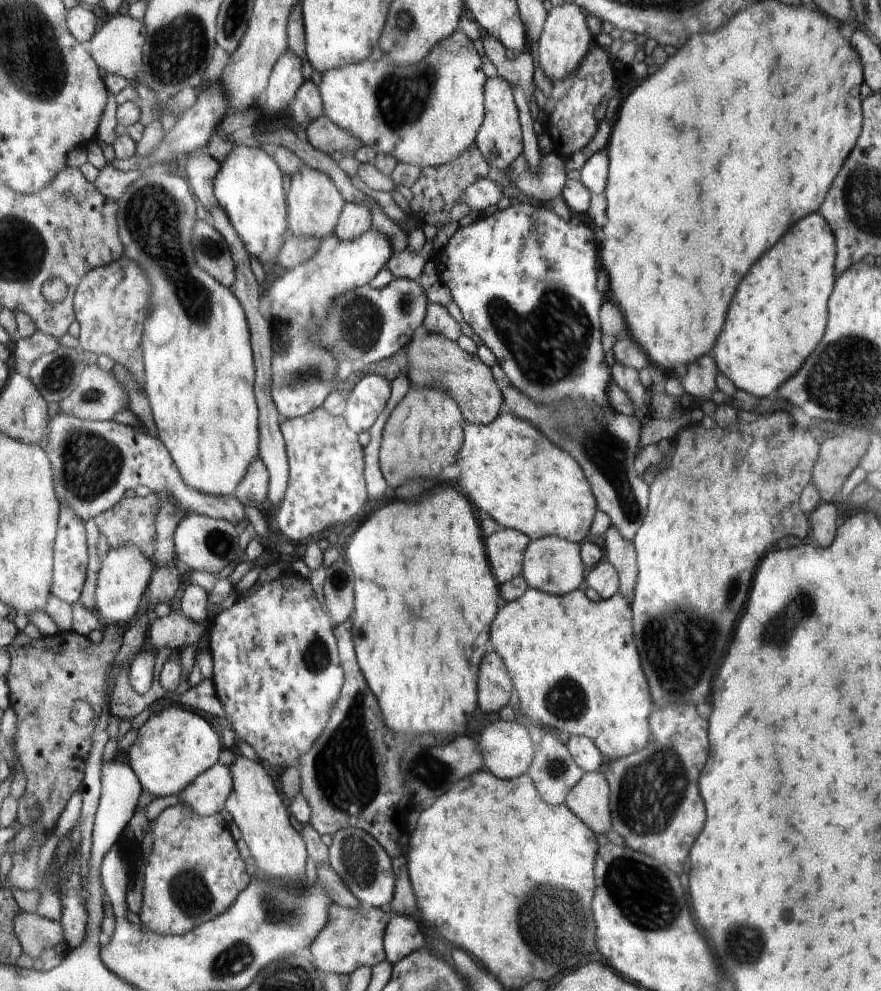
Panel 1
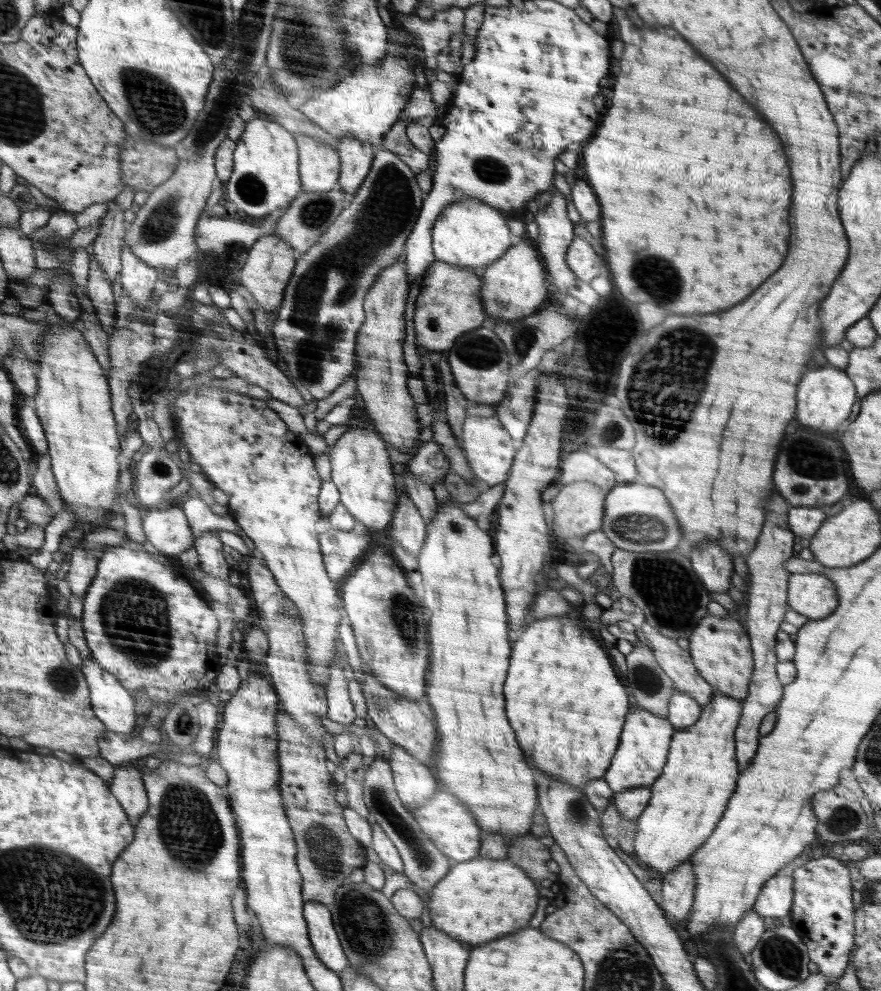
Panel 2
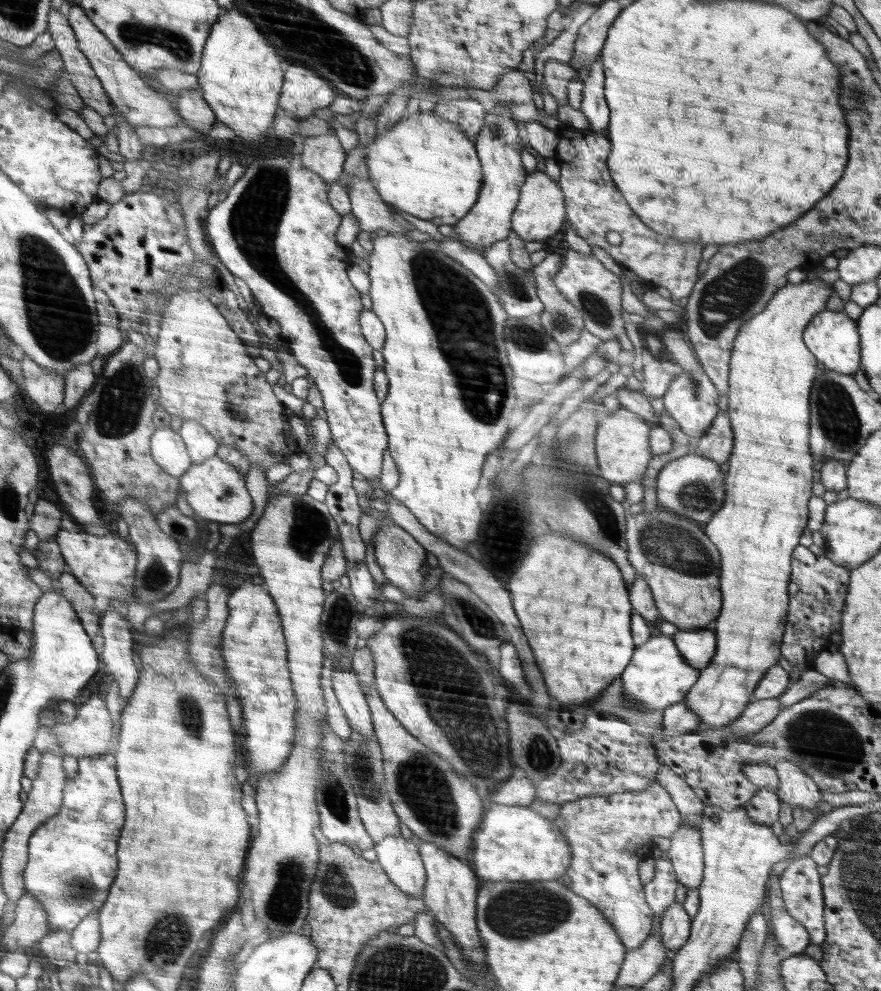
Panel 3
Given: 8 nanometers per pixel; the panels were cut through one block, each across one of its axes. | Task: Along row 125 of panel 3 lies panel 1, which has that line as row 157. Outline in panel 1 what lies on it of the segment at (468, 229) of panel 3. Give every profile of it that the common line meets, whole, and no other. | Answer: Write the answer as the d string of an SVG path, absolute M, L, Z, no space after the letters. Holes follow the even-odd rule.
M496 75L486 84L486 118L476 137L475 145L490 168L508 168L516 156L522 154L522 135L518 122L519 107L516 106L514 86L507 79Z

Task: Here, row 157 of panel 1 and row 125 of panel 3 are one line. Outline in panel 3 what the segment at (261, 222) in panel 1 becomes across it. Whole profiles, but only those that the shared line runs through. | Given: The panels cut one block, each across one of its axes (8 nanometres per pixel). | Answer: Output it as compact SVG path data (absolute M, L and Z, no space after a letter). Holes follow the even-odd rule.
M236 6L228 10L228 14L222 16L222 20L212 29L212 35L208 39L203 58L203 68L198 74L201 88L204 91L206 100L212 105L217 120L222 121L237 130L237 137L244 142L252 144L264 143L264 134L272 118L275 118L278 109L278 96L282 94L284 80L288 70L288 60L278 56L274 46L266 42L266 38L258 32L256 24L246 18Z

